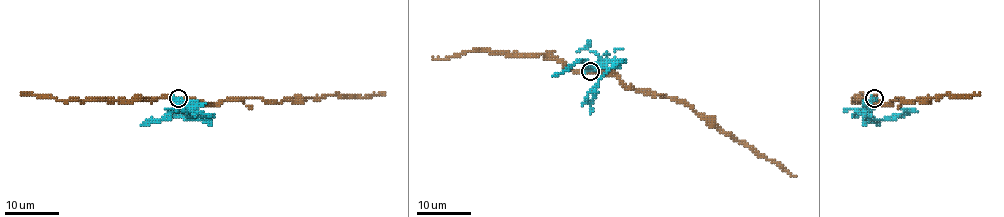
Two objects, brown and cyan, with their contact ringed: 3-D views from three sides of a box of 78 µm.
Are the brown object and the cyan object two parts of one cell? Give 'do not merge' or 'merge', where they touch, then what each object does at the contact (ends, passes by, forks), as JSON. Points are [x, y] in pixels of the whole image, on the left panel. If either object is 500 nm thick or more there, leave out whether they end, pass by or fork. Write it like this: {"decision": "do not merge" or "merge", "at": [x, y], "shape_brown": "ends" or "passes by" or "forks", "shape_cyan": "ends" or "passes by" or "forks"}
{"decision": "do not merge", "at": [178, 98], "shape_brown": "passes by", "shape_cyan": "passes by"}

